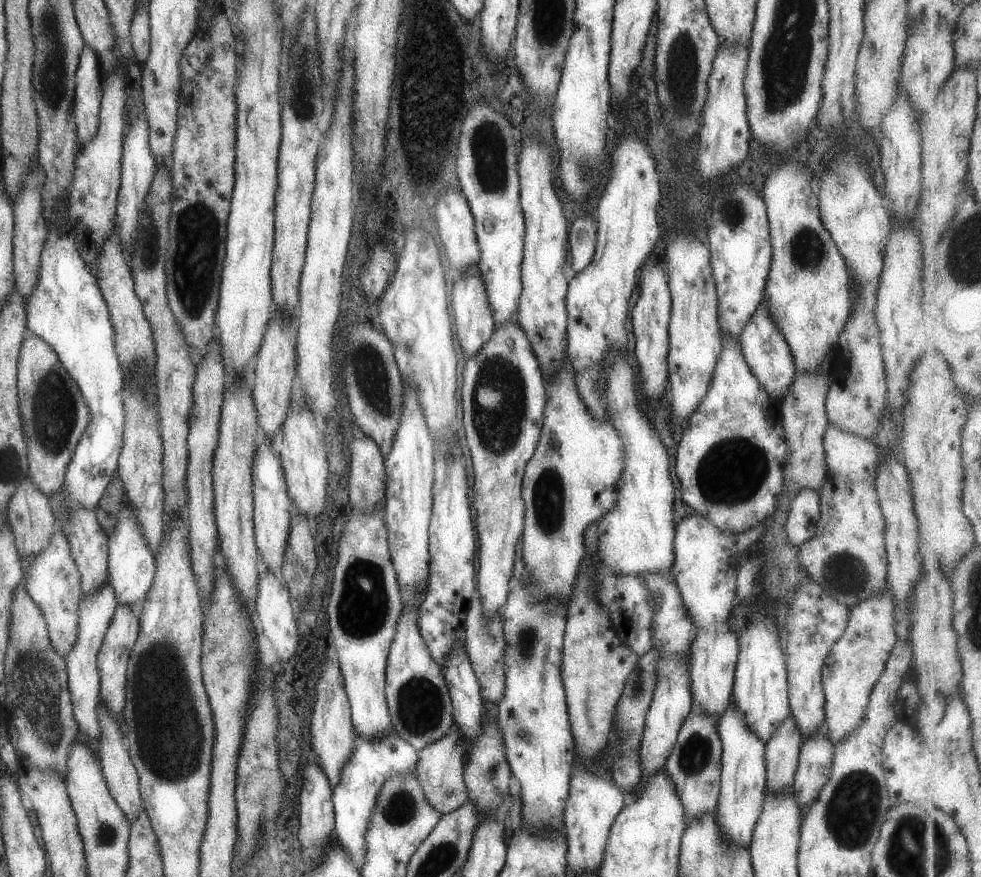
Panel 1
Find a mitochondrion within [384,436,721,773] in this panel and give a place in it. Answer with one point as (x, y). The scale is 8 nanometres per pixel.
(419, 702)

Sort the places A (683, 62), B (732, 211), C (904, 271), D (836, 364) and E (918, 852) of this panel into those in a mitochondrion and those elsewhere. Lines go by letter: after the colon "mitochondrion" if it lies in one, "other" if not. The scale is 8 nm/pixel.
A: mitochondrion
B: mitochondrion
C: other
D: other
E: mitochondrion

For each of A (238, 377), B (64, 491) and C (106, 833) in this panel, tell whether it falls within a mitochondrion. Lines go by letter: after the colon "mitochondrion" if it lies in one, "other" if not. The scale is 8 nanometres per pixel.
A: other
B: other
C: mitochondrion

